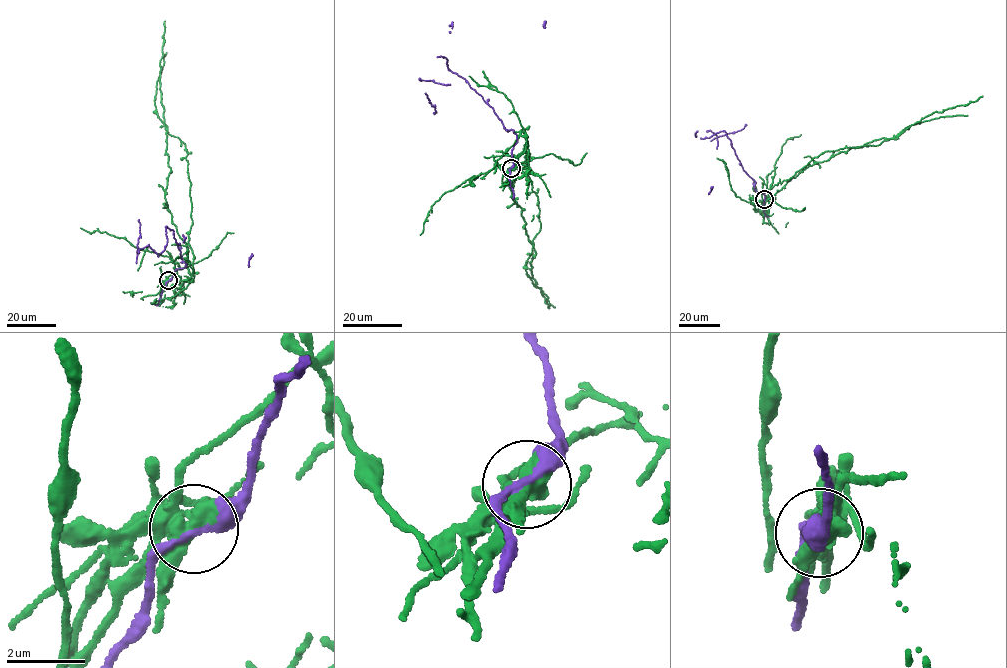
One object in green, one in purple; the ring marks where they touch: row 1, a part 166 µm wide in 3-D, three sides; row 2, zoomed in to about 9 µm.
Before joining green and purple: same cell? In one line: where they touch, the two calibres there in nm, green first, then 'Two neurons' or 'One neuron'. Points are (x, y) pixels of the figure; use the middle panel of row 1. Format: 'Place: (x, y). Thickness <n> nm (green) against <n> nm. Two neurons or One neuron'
Place: (511, 168). Thickness 400 nm (green) against 240 nm. Two neurons

